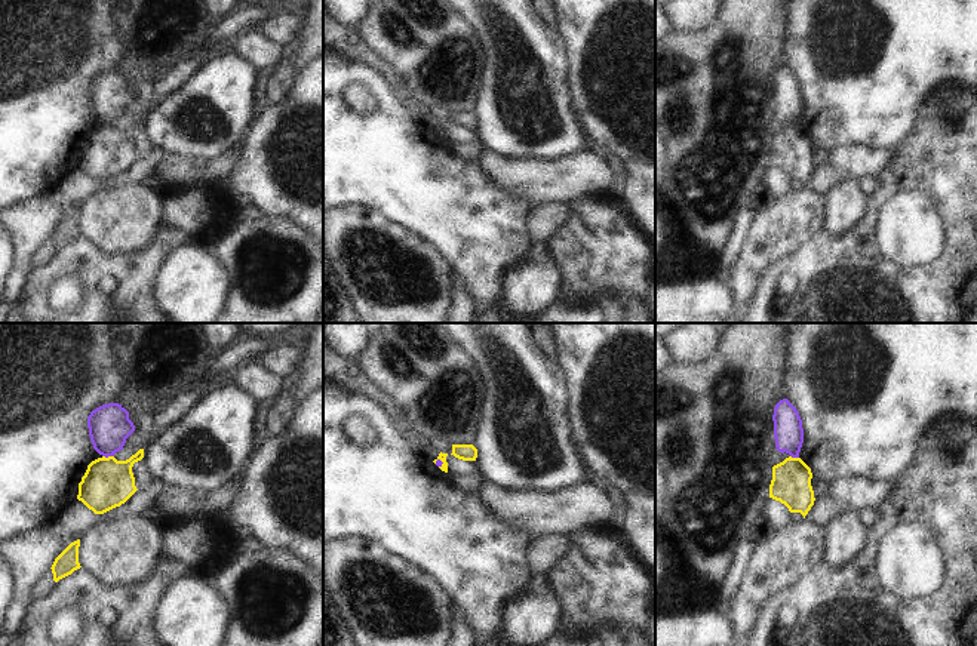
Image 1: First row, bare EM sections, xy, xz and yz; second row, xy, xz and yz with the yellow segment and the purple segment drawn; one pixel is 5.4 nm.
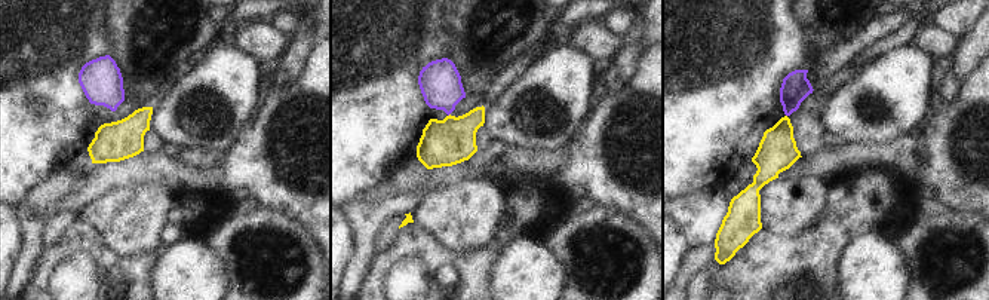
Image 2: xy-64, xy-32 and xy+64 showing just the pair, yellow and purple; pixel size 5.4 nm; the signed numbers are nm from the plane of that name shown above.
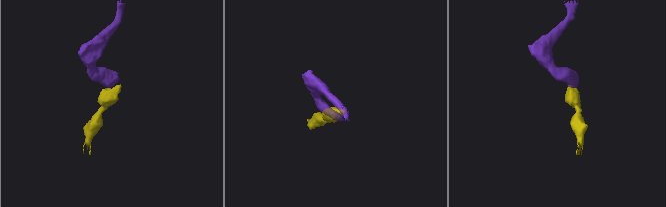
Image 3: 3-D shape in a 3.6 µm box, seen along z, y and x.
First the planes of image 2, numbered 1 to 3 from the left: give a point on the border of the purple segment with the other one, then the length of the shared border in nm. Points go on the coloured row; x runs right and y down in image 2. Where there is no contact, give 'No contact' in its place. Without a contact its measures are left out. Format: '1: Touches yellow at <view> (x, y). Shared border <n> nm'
1: No contact
2: No contact
3: No contact.

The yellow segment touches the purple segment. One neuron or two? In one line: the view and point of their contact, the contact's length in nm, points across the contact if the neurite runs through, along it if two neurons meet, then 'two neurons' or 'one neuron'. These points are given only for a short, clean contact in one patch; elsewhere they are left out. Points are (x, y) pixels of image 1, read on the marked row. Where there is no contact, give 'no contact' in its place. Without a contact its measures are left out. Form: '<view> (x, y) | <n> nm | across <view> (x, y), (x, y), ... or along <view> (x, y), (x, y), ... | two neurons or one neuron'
xy (108, 457) | 60 nm | along xy (103, 455), (113, 457) | two neurons

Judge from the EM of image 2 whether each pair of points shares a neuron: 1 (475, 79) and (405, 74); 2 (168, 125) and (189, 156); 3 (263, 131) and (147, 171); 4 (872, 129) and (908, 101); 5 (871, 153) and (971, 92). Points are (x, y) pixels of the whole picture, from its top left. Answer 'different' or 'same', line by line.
1: different
2: different
3: same
4: same
5: different

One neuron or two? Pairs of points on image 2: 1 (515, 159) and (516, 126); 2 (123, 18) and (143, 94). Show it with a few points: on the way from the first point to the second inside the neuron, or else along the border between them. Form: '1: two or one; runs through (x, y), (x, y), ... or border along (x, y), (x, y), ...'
1: two; border along (507, 146), (549, 152)
2: one; runs through (143, 37), (143, 74)

